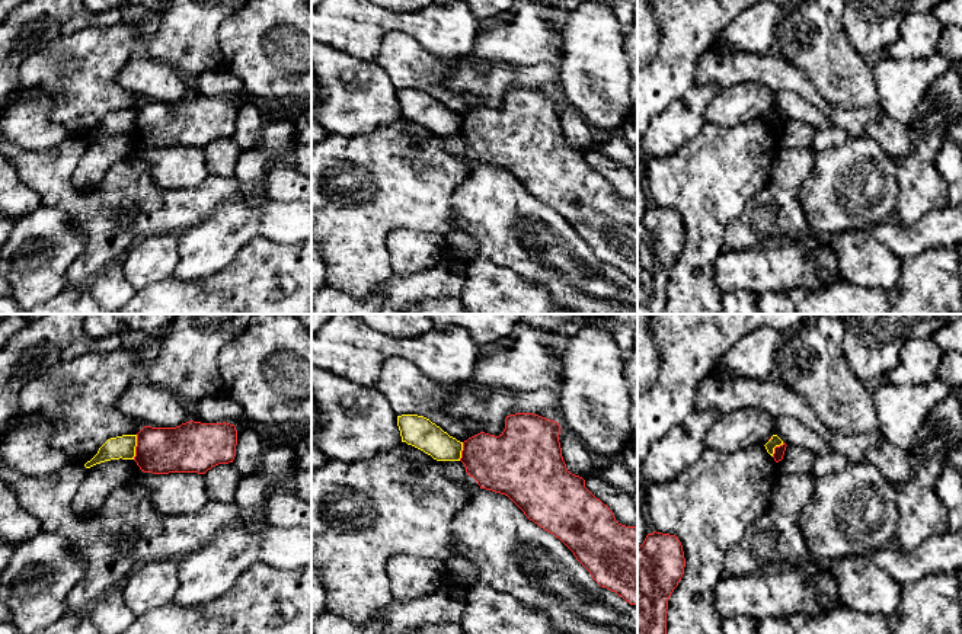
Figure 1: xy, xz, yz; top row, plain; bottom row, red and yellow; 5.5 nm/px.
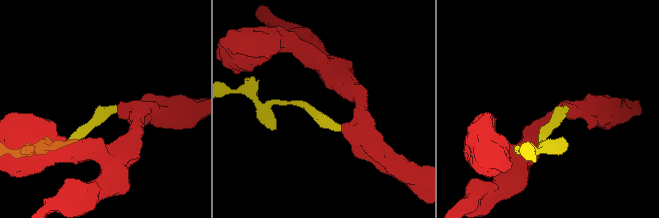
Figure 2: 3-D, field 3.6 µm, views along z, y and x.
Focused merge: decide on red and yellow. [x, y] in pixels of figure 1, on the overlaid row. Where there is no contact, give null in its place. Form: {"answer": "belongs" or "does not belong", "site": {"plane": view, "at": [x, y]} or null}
{"answer": "does not belong", "site": {"plane": "xy", "at": [136, 447]}}

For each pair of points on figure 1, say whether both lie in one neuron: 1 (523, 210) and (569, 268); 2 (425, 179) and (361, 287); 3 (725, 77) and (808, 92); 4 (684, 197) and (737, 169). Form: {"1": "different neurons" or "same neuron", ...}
{"1": "same neuron", "2": "same neuron", "3": "same neuron", "4": "same neuron"}

